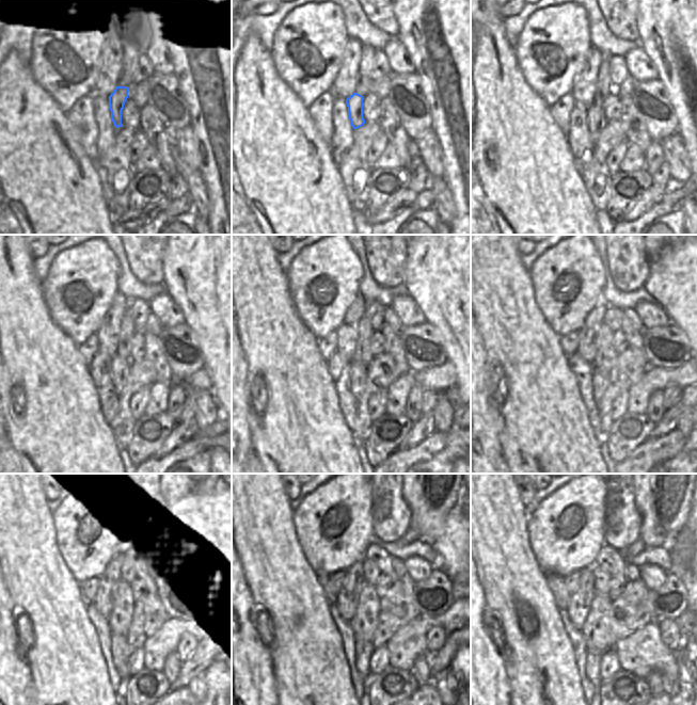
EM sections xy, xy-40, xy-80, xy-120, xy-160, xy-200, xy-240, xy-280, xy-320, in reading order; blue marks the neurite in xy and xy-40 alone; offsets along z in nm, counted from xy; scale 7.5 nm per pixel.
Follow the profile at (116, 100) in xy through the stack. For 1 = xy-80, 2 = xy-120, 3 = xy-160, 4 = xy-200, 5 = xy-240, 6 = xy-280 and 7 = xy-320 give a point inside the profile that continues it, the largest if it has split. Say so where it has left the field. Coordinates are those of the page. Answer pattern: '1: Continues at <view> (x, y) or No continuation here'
1: Continues at xy-80 (596, 119)
2: Continues at xy-120 (120, 367)
3: Continues at xy-160 (358, 371)
4: Continues at xy-200 (599, 383)
5: Continues at xy-240 (120, 650)
6: Continues at xy-280 (362, 649)
7: Continues at xy-320 (592, 662).

